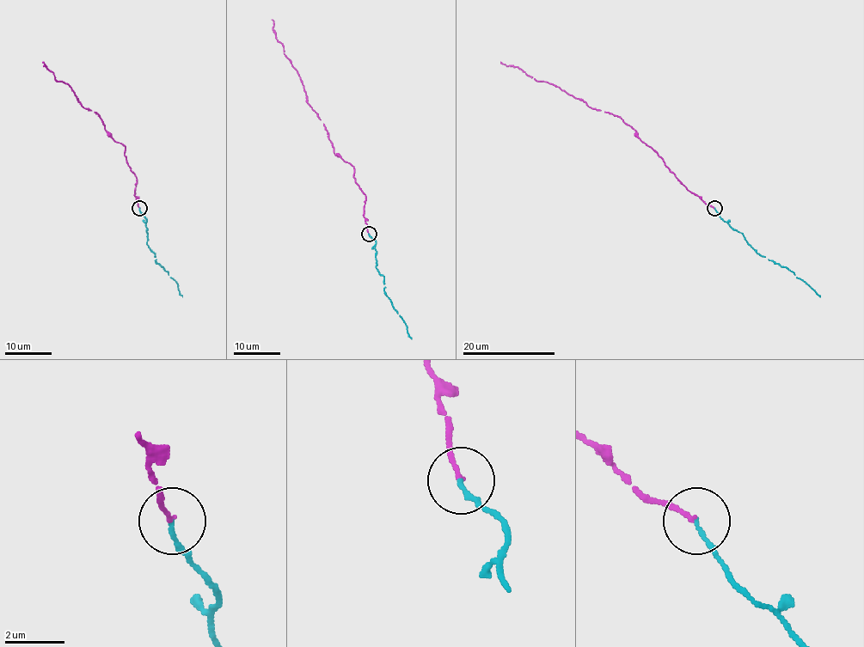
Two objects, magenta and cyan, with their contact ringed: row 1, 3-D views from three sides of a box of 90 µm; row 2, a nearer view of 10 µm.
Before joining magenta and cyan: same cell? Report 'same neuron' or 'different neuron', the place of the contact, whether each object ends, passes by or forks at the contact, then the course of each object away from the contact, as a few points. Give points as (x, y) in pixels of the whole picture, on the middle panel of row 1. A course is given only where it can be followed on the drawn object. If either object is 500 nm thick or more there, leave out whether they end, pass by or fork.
same neuron; at (369, 234); magenta ends there; cyan ends there; magenta runs (368, 234), (366, 196), (356, 182), (354, 169), (333, 152), (271, 19); cyan runs (368, 234), (375, 241), (375, 259), (377, 271), (383, 276), (384, 291), (405, 324), (411, 338)

